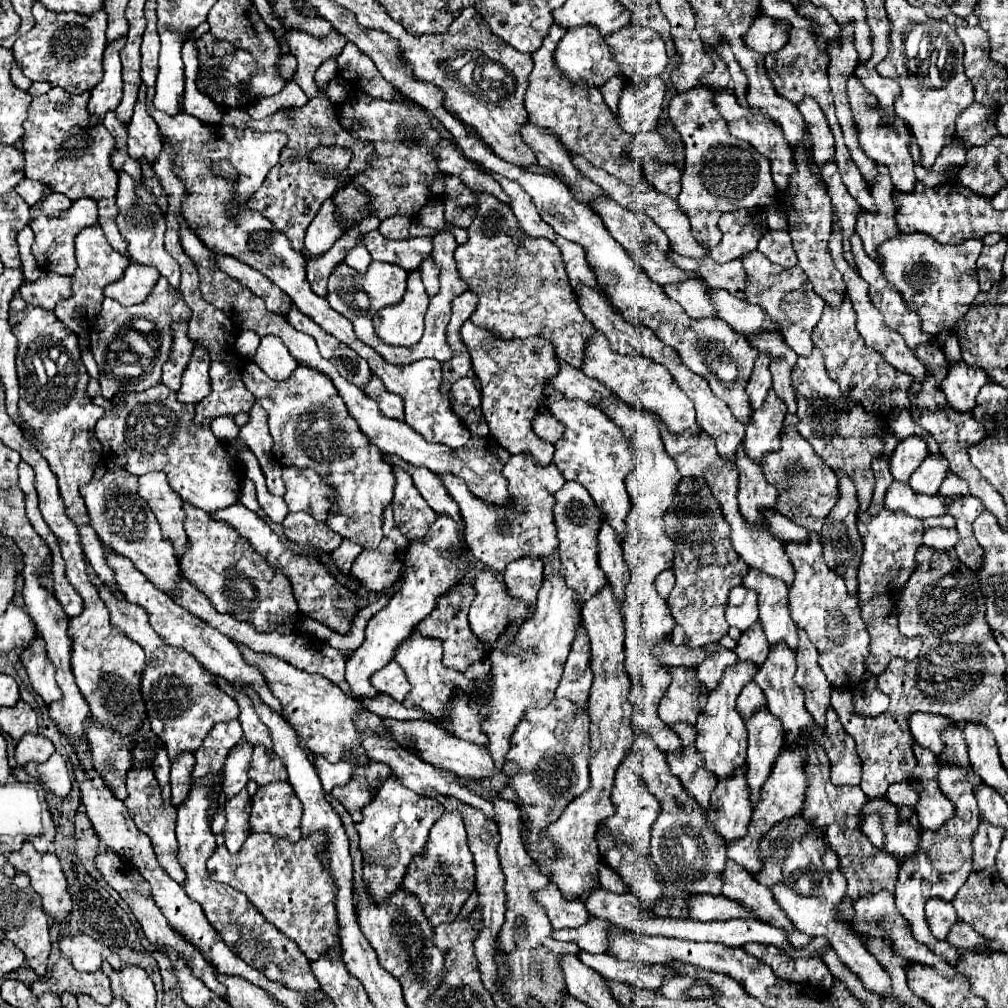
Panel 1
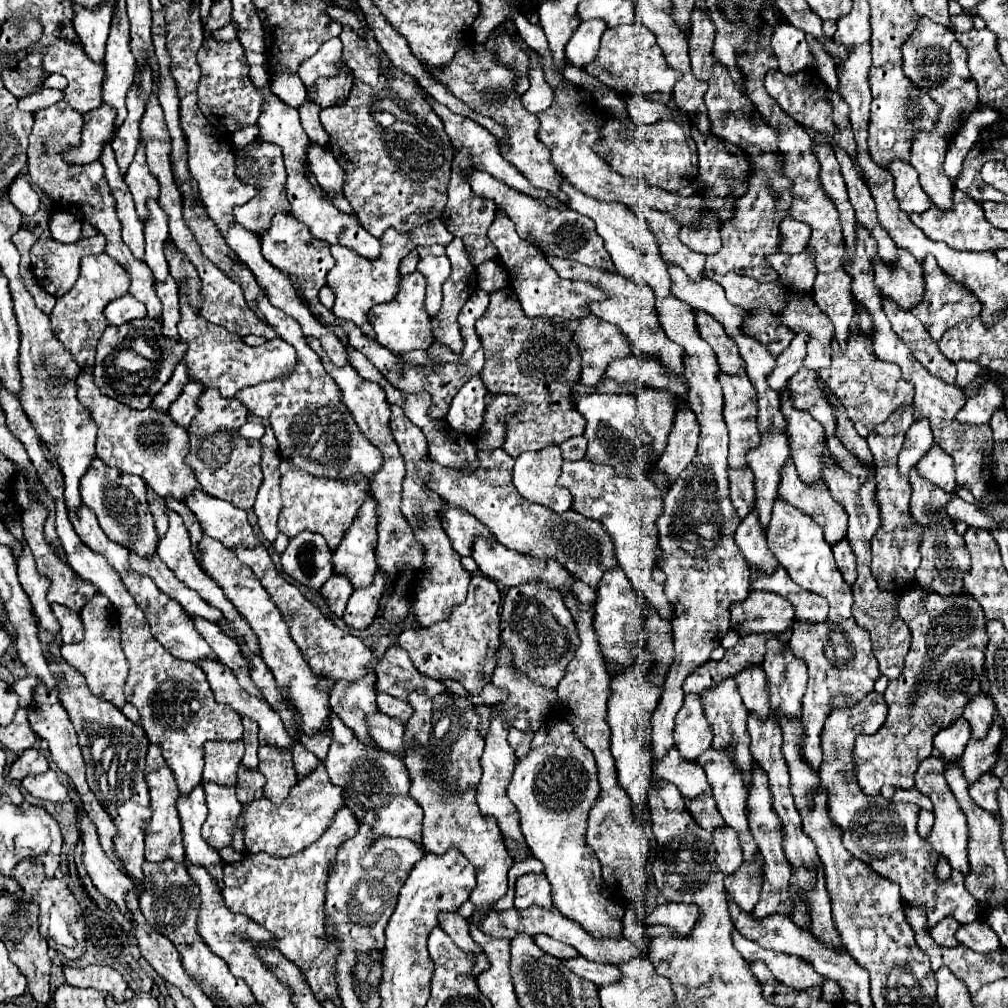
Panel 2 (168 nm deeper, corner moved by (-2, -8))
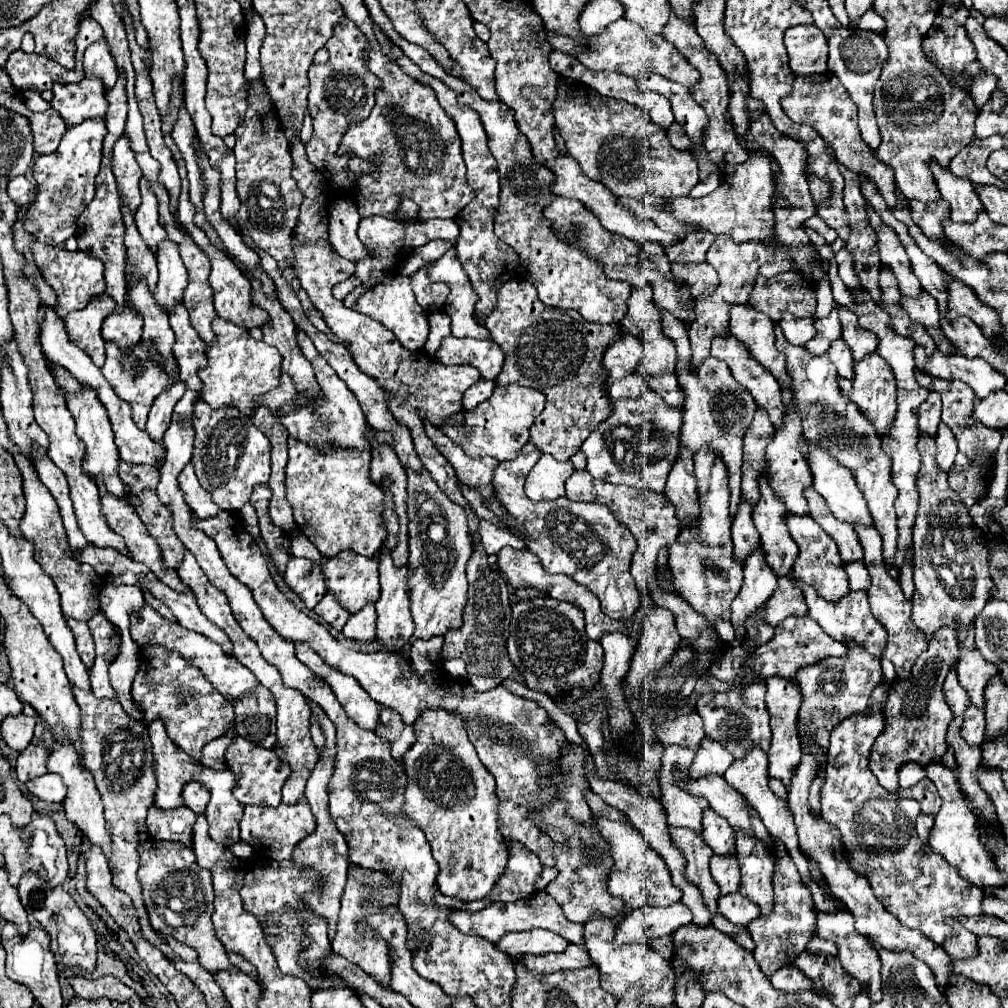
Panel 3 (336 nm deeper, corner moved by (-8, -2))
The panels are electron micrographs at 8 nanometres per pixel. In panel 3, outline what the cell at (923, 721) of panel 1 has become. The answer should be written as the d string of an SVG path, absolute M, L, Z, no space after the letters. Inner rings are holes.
M970 705L966 709L964 715L964 725L962 725L962 737L970 743L970 745L982 745L986 735L986 717L984 717L984 709L978 709L974 705Z

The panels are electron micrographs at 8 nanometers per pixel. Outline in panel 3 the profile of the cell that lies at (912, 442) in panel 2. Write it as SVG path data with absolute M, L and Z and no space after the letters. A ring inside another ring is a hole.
M930 391L928 399L918 409L918 427L920 427L920 431L924 431L932 437L936 435L936 429L938 429L938 423L940 423L940 409L942 409L940 395L936 391Z

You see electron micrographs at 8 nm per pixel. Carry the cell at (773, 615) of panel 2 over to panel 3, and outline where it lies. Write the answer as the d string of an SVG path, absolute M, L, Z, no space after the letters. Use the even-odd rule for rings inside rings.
M784 575L778 579L778 587L774 591L774 595L768 599L766 607L760 611L762 619L766 619L770 625L780 623L782 619L794 615L794 617L802 617L806 615L808 607L804 603L804 595L802 589L798 585L794 585L790 575Z

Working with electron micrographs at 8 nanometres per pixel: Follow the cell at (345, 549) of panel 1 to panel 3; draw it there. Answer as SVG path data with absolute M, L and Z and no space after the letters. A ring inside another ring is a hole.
M324 595L324 599L314 607L314 613L318 615L318 617L322 617L332 629L336 629L336 631L340 631L344 625L346 625L346 621L348 621L348 617L350 617L350 613L348 611L344 611L340 605L338 605L338 601L336 601L336 597L334 595Z

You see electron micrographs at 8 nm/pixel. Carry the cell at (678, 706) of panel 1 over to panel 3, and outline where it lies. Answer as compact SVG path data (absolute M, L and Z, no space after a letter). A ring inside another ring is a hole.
M704 737L702 747L696 753L696 759L690 767L690 777L698 779L702 775L724 775L724 771L730 767L730 763L734 761L734 757L726 751L726 747L722 747L718 741L712 741L708 737Z

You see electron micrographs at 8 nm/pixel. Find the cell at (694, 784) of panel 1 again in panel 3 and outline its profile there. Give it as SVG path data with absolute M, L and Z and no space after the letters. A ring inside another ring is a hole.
M708 809L704 813L704 841L712 847L712 851L716 855L736 855L734 851L734 843L736 843L736 833L734 829L726 823L726 819L722 819L716 811Z

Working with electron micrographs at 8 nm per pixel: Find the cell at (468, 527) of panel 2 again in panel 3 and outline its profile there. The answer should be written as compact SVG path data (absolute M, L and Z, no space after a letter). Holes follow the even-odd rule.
M482 521L478 525L478 535L480 535L480 543L484 545L488 555L498 555L498 551L502 551L502 547L526 549L526 545L522 543L522 537L518 537L510 529L498 527L490 521Z

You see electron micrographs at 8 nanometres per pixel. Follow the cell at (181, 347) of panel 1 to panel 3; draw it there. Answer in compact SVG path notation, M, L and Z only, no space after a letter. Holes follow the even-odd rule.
M178 381L168 391L158 395L158 399L154 401L154 405L150 409L150 415L148 415L148 423L146 423L146 433L156 443L162 443L162 435L164 435L166 427L170 427L170 415L174 411L174 405L182 399L184 391L186 391L184 383Z

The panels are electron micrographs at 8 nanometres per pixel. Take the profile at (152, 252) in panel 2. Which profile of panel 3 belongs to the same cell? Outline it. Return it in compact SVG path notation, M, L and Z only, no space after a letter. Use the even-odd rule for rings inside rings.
M164 241L158 251L158 287L156 287L156 299L162 311L170 313L170 307L174 303L182 303L182 291L186 289L186 267L180 259L178 247L172 241Z

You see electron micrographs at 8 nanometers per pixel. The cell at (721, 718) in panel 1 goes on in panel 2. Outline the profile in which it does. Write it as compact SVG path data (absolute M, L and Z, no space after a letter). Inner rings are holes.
M710 747L708 751L704 751L700 755L700 765L706 771L708 783L712 787L712 795L716 799L716 805L726 821L726 825L730 825L732 829L736 829L738 837L740 837L740 845L744 851L744 859L754 859L758 853L758 845L752 839L750 827L748 827L748 819L746 819L746 797L748 797L748 789L744 789L744 781L740 781L740 773L736 773L736 769L732 769L732 753L728 753L728 749L714 749Z

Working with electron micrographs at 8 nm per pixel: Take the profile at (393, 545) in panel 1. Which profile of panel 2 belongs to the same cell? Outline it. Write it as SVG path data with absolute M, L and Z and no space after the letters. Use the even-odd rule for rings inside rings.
M378 569L372 585L368 585L364 589L354 589L354 593L346 605L346 611L344 611L344 621L348 627L364 629L372 623L378 603L384 595L386 583L388 583L388 575Z

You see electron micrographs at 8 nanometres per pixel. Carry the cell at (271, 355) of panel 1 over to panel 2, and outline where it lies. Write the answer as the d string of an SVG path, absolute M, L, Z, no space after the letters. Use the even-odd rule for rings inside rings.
M180 291L180 315L182 319L178 323L178 331L180 337L188 343L184 361L188 365L190 379L196 379L206 387L218 387L222 397L232 397L242 387L256 385L260 381L284 379L288 377L292 367L296 367L296 351L284 339L272 339L260 347L248 347L240 339L240 335L230 333L220 325L212 325L210 321L204 321L204 317L200 317L192 303L188 303L186 291Z

